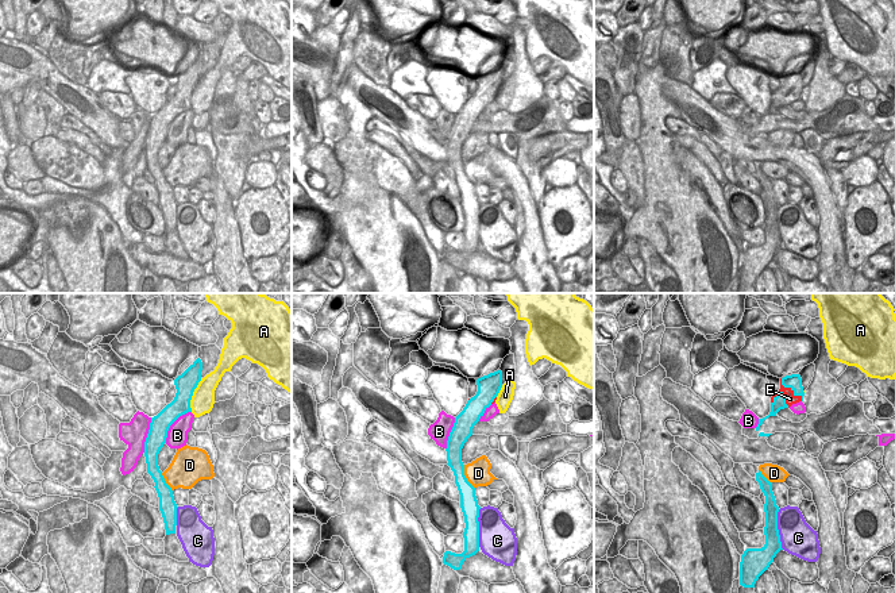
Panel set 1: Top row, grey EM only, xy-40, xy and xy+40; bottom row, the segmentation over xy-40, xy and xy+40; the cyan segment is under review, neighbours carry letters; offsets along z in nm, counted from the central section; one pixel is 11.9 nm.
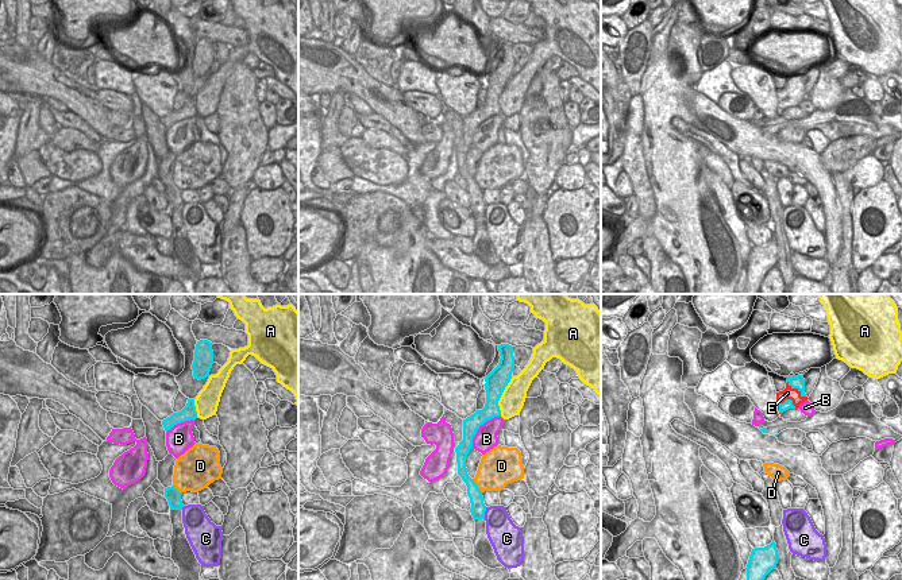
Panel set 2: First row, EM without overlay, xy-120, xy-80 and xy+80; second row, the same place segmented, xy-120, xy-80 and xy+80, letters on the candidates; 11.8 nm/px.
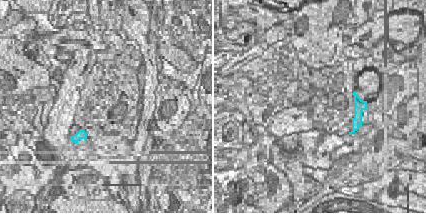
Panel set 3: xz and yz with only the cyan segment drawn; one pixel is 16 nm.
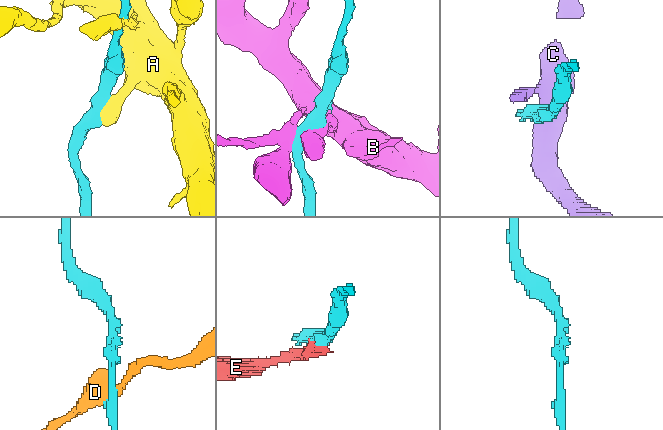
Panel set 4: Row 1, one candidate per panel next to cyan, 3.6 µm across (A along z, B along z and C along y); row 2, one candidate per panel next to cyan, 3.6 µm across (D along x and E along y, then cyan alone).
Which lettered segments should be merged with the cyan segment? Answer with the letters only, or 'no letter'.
no letter

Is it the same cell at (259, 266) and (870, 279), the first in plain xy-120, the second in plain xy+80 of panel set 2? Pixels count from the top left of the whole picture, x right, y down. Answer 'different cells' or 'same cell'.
different cells

